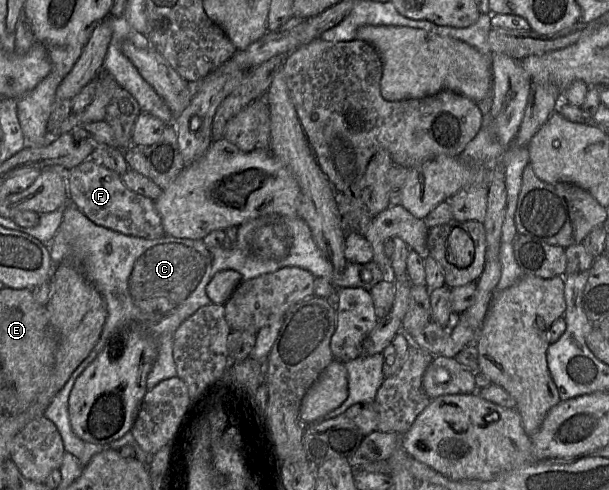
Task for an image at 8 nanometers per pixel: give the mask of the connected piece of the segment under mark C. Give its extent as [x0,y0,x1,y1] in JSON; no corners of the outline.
[43,203,394,466]

